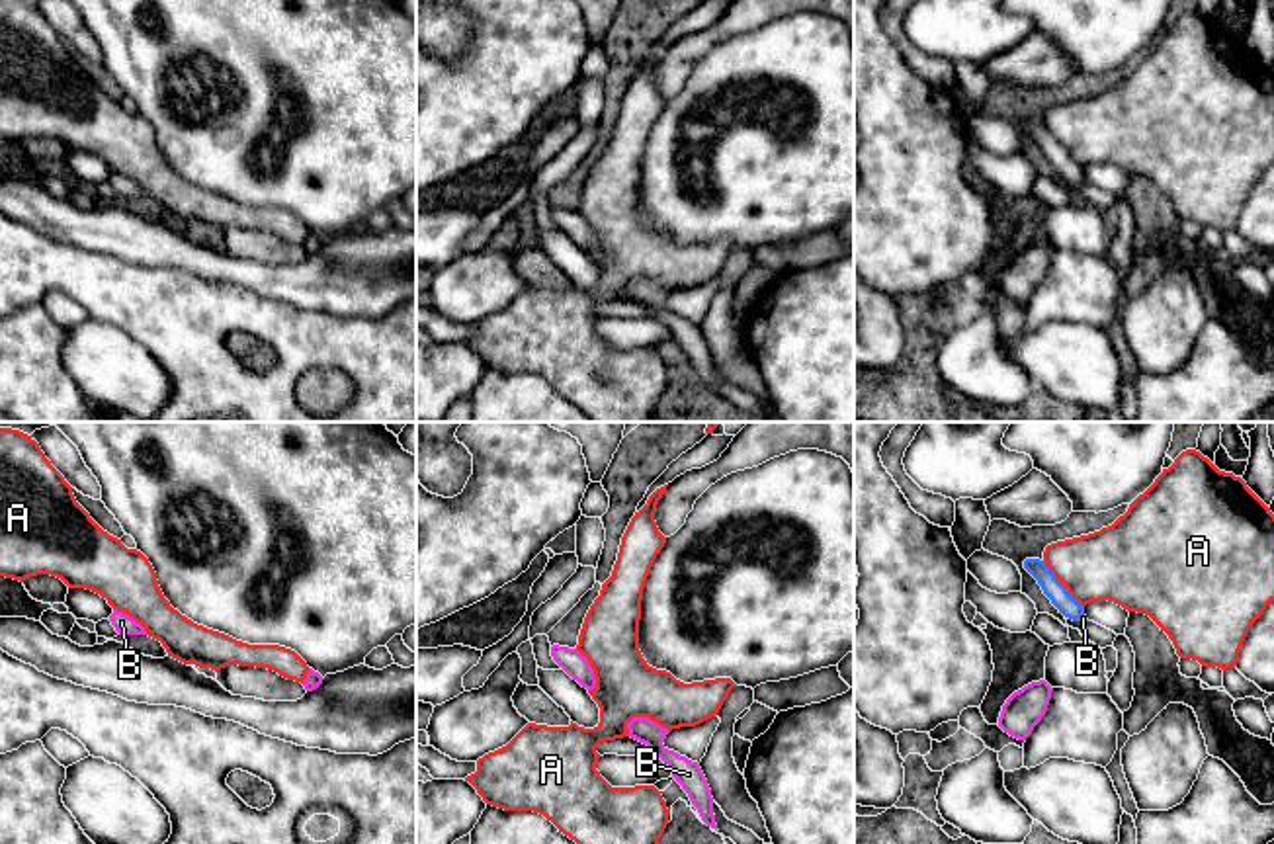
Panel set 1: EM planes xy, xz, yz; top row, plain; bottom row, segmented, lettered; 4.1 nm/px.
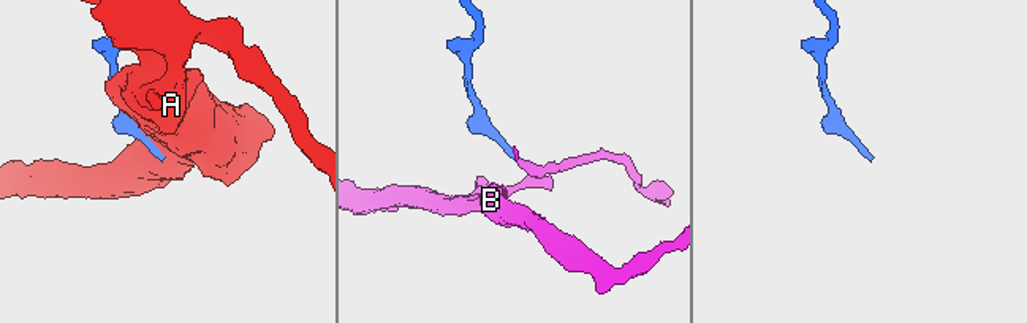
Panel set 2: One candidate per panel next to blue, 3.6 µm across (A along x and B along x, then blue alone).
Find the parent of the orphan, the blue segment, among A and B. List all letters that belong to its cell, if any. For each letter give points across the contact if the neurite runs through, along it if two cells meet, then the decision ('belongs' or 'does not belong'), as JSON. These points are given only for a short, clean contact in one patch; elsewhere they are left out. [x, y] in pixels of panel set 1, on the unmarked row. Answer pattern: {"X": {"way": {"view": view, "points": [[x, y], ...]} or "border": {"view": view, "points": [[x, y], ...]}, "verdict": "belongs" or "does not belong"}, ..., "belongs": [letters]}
{"A": {"verdict": "does not belong"}, "B": {"verdict": "belongs"}, "belongs": ["B"]}

